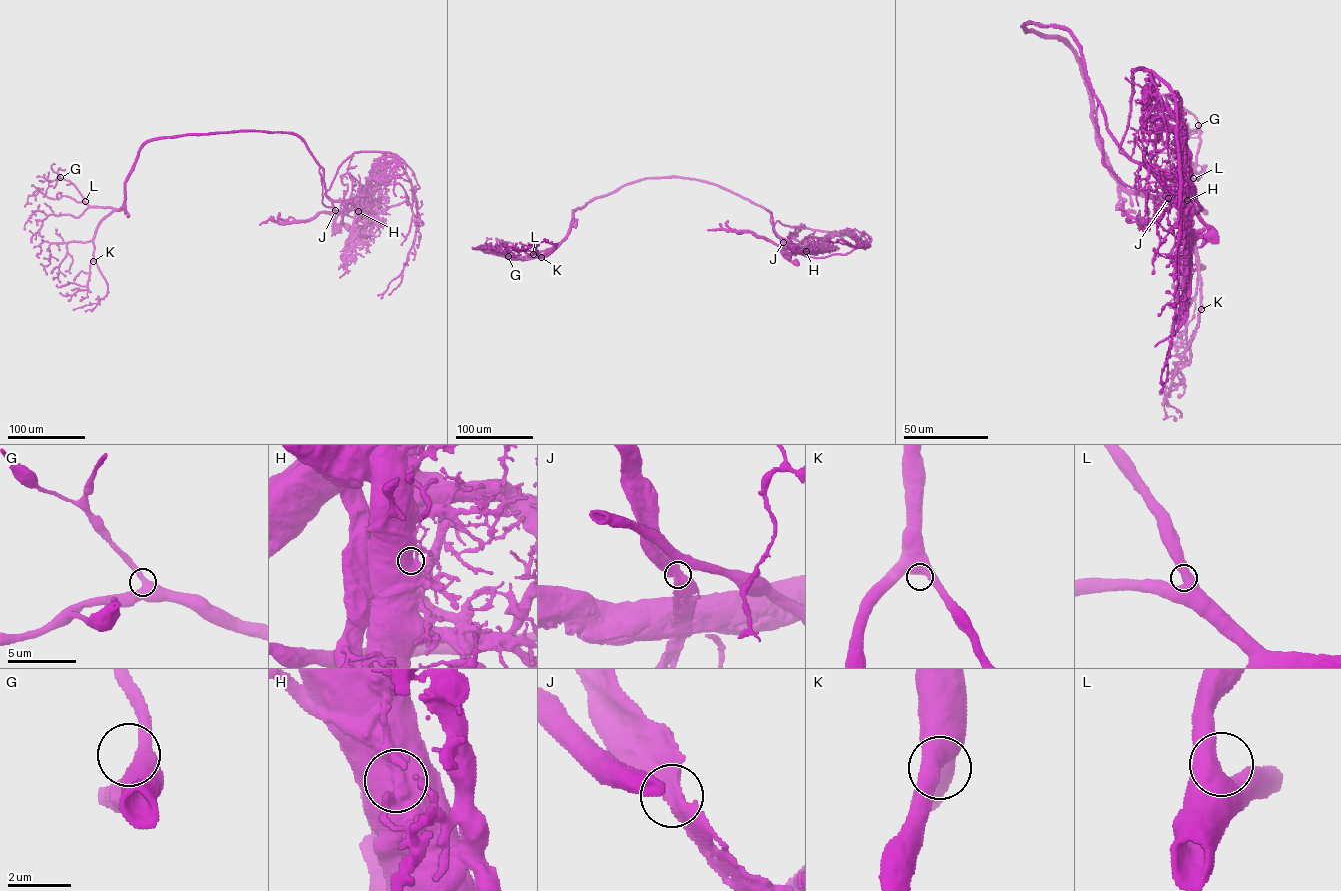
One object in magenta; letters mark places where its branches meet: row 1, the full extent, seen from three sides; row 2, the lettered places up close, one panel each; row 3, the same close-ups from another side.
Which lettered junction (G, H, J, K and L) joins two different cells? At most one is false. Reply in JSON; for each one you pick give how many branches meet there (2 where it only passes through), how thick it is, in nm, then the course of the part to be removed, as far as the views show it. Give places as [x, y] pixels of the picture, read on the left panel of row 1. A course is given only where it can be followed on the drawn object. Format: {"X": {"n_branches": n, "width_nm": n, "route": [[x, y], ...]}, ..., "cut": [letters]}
{"H": {"n_branches": 2, "width_nm": 850, "route": [[358, 211], [354, 206], [338, 212], [319, 212], [298, 222], [267, 220], [259, 225]]}, "cut": ["H"]}

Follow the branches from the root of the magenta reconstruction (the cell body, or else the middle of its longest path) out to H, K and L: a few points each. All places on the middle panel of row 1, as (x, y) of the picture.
H: (783, 253), (786, 248), (806, 251)
K: (783, 253), (771, 213), (763, 206), (695, 179), (656, 177), (625, 184), (574, 210), (568, 234), (541, 257)
L: (783, 253), (771, 213), (763, 206), (695, 179), (656, 177), (625, 184), (574, 210), (568, 234), (533, 254)

